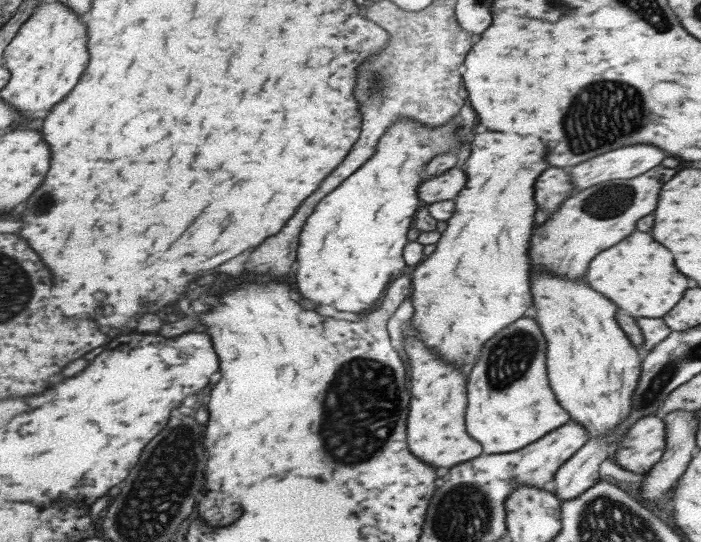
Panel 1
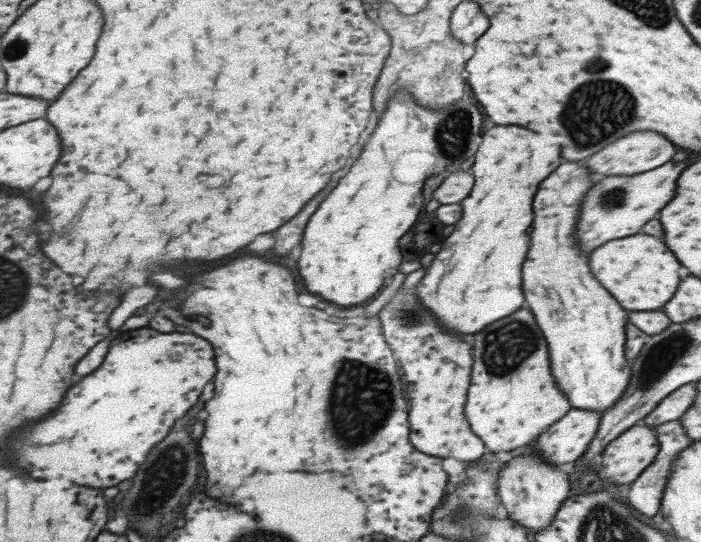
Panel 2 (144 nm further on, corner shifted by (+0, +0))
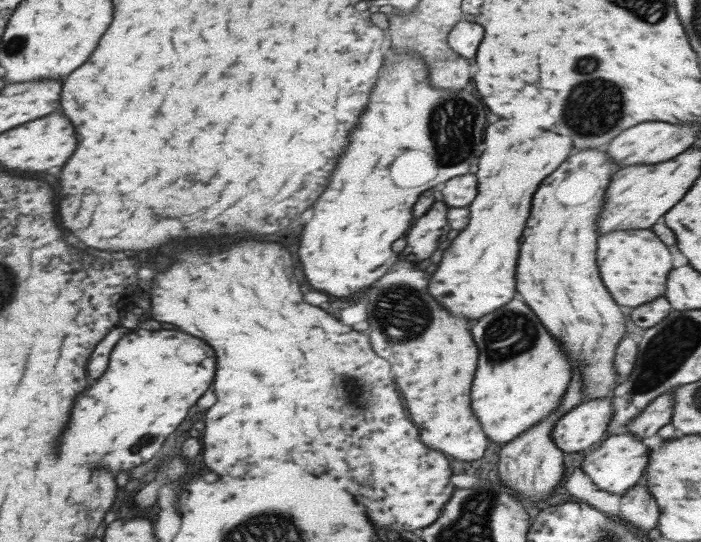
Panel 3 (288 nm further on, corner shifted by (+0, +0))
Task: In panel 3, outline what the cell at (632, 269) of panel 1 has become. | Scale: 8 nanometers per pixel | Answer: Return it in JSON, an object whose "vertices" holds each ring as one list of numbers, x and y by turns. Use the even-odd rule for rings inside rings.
{"vertices":[[619,230,599,236,595,264,603,286,611,298,627,312,663,296,667,274,673,268,667,246,657,240,651,230]]}

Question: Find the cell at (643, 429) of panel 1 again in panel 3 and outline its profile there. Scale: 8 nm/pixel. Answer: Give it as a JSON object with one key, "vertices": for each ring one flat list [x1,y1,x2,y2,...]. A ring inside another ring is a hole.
{"vertices":[[617,432,609,436,607,440,601,440,603,444,595,448,591,454,587,454,581,462,581,470,593,480,593,484,599,490,615,492,615,494,625,494,627,488,633,488,633,484,641,478,645,466,647,466,647,454,649,450,643,446,641,438,637,438,631,432]]}

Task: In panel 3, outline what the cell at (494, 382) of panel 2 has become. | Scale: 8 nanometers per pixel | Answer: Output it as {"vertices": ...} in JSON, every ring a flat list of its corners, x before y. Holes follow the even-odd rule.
{"vertices":[[519,296,475,322,471,338,479,350,469,394,471,412,481,424,483,434,503,448,561,406,571,382,567,354,559,342,539,326,535,314,531,314]]}

